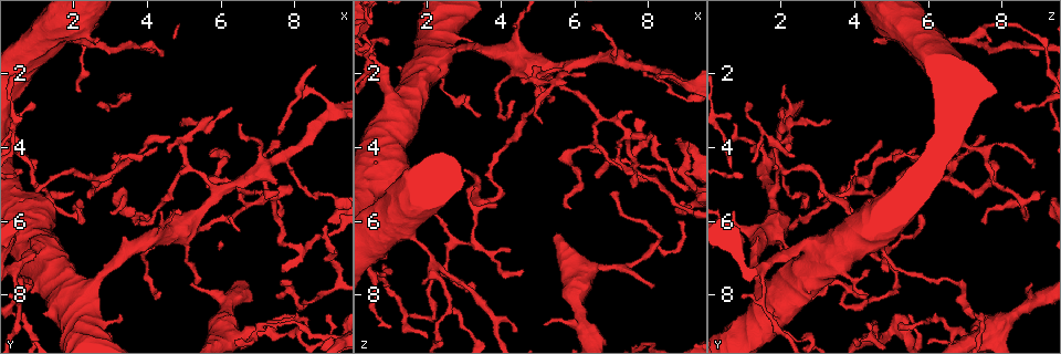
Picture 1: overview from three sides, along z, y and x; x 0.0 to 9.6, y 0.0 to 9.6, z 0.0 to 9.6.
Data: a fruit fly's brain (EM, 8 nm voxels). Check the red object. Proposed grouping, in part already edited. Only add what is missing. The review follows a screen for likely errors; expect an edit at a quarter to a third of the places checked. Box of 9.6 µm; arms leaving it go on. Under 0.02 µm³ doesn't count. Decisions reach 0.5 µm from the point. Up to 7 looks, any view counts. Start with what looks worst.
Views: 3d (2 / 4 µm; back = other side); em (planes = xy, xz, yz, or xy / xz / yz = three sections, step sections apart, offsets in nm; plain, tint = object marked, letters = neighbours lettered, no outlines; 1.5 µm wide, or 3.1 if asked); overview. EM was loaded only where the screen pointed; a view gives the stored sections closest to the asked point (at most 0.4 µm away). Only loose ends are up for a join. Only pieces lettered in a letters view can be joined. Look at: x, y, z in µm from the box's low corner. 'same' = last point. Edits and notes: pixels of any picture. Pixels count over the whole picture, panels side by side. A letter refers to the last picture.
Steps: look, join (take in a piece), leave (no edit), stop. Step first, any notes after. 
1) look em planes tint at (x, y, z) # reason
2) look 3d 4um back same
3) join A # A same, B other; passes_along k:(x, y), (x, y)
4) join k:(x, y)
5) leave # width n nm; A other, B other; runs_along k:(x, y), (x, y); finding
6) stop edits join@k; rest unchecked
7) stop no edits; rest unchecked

look em planes letters at (4.55, 4.10, 2.20) # thin end

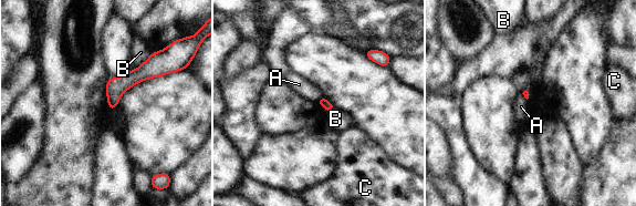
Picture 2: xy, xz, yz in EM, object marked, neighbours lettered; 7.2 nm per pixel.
leave # longest_contact B 220 nm; A other, B other, C other; none of them fits

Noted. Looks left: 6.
look 3d 2um at (6.45, 3.40, 0.75) # branch stops here

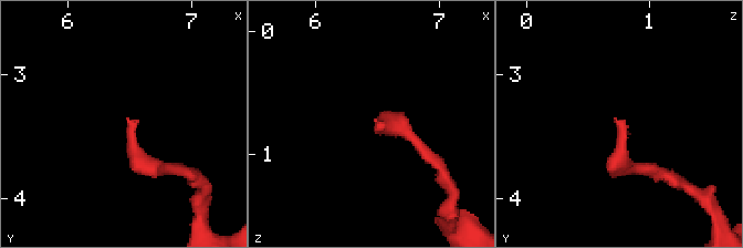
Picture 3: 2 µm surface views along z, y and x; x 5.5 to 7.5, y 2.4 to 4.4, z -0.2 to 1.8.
look em planes letters at (6.52, 3.40, 0.80)

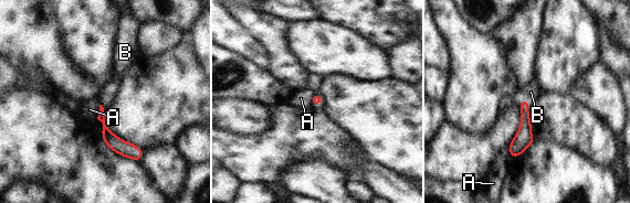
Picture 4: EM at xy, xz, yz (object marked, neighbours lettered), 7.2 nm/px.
join B # A other, B same; the neuron continues

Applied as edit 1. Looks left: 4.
look overview # redraw

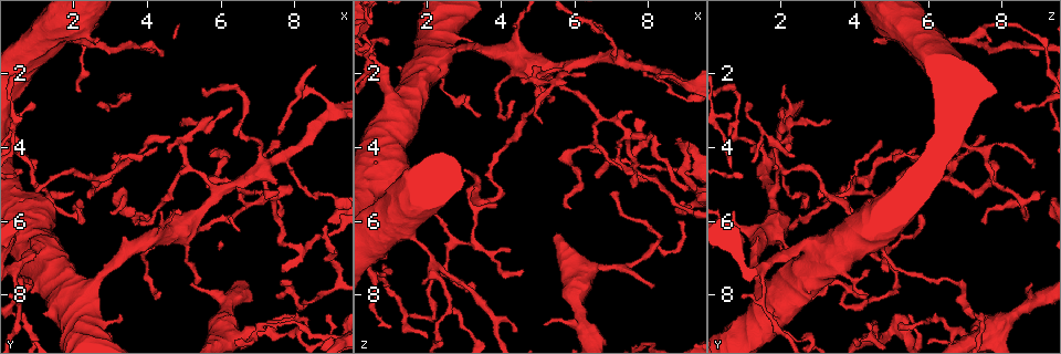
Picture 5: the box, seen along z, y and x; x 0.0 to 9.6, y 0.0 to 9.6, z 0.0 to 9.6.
look em planes letters at (3.35, 4.45, 7.85) # an open end

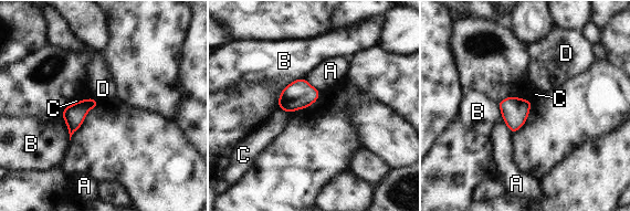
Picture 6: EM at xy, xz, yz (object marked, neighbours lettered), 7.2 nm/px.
leave # A other, B other, C other, D other; border 6:(92, 96), (97, 99); no lettered piece goes on from it

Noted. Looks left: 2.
stop edits join@4; rest unchecked

